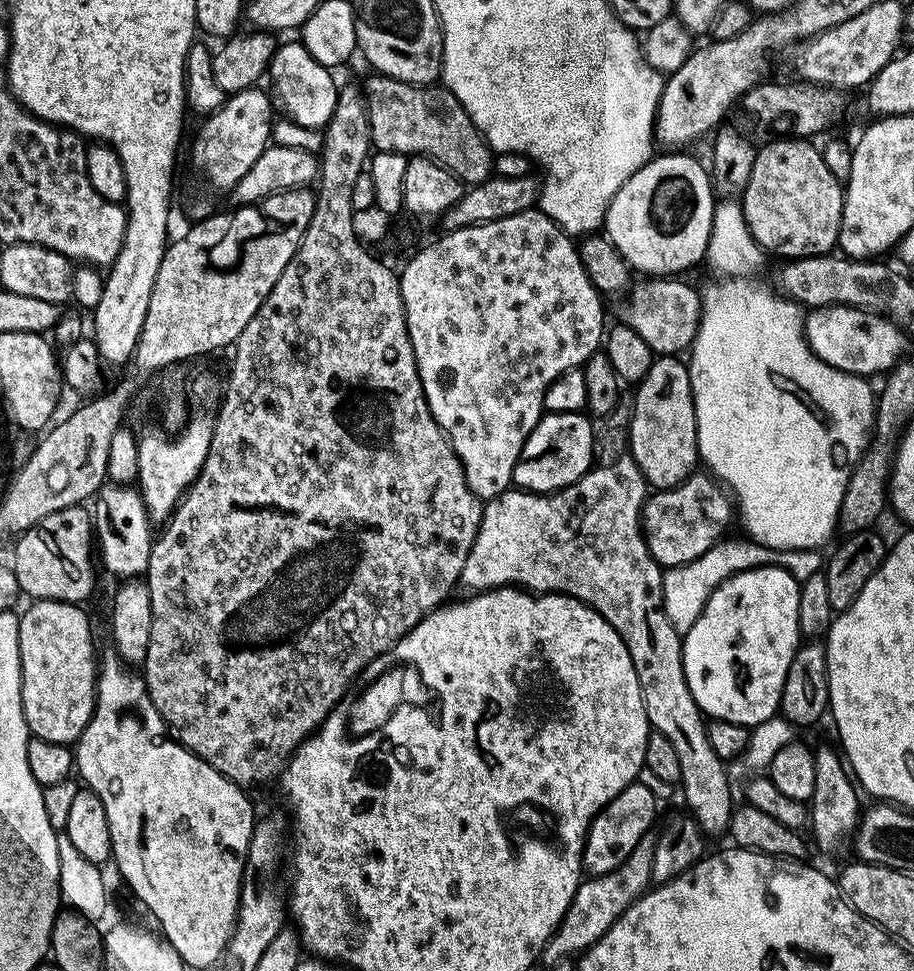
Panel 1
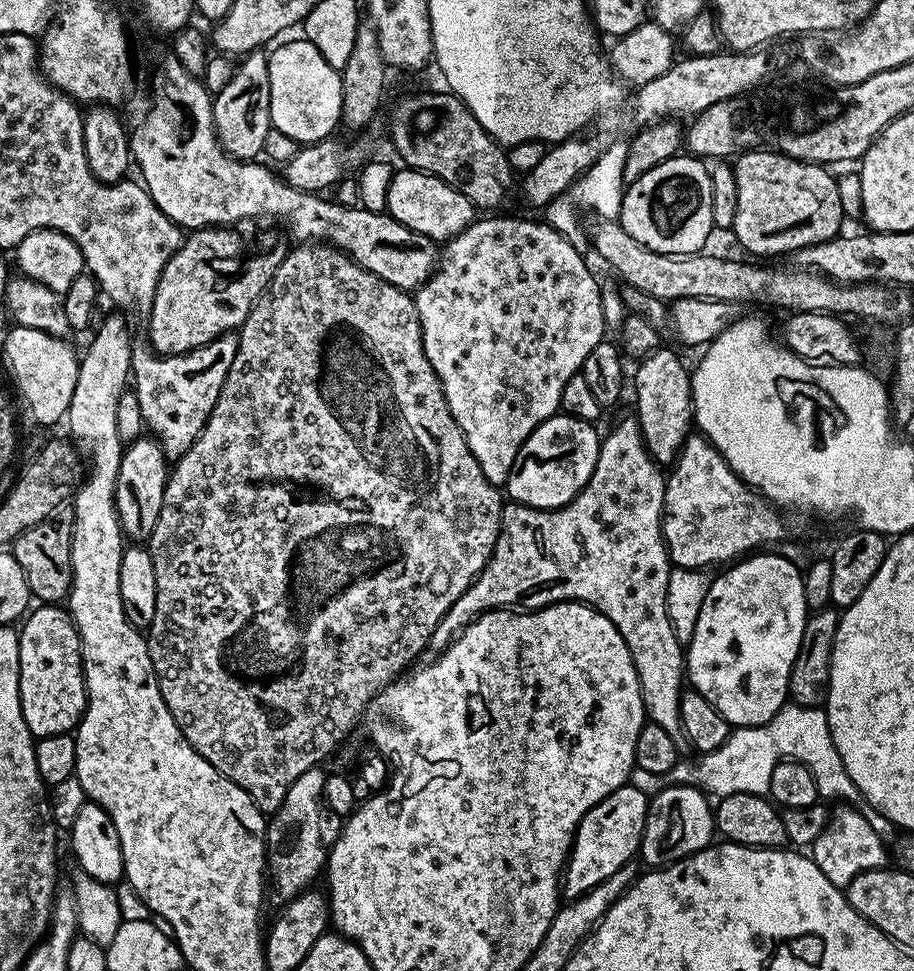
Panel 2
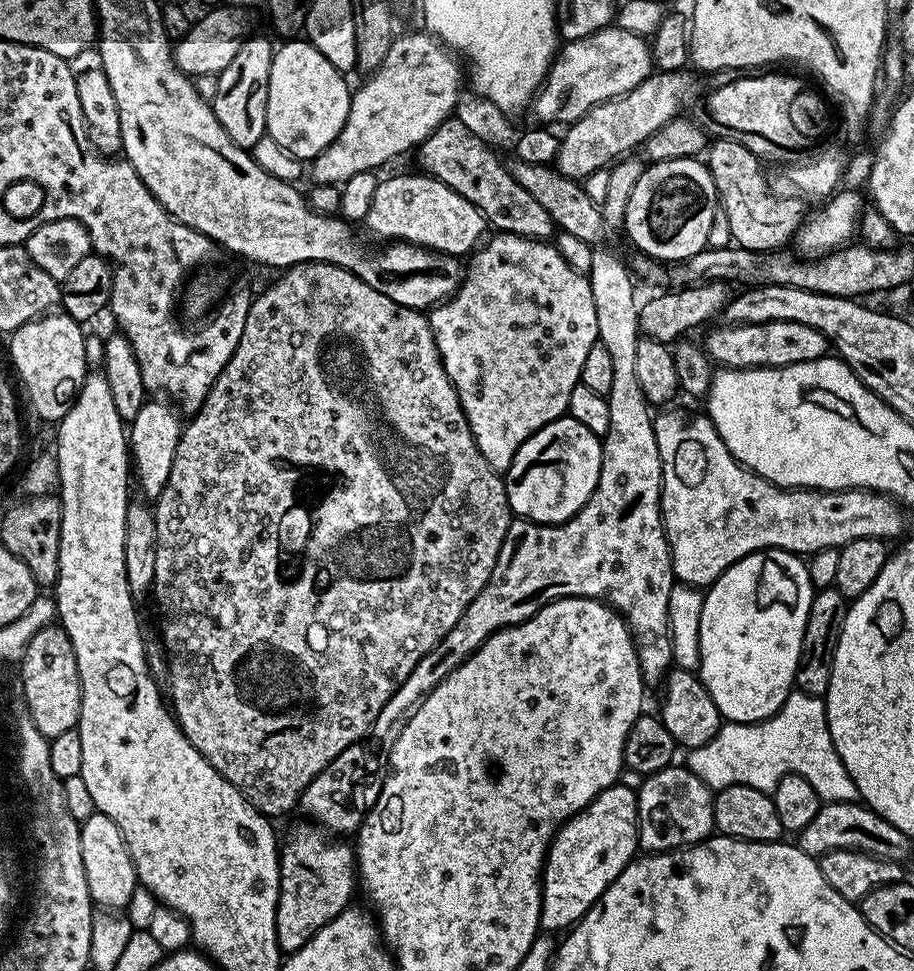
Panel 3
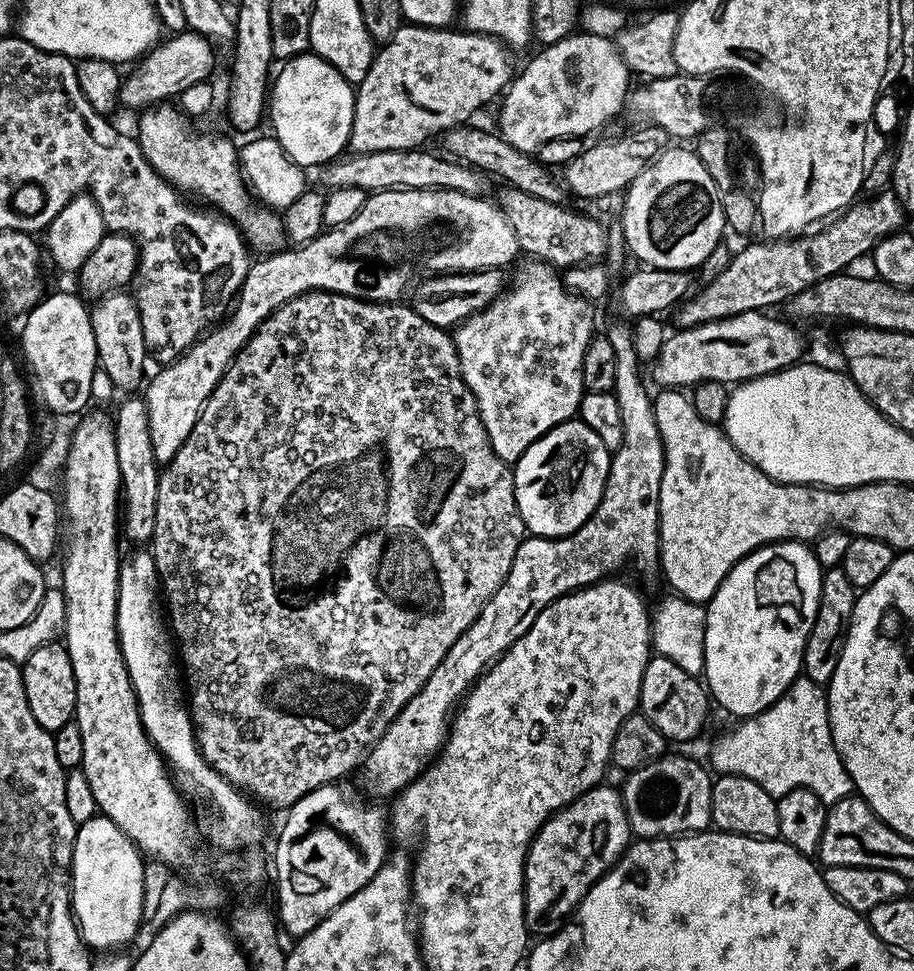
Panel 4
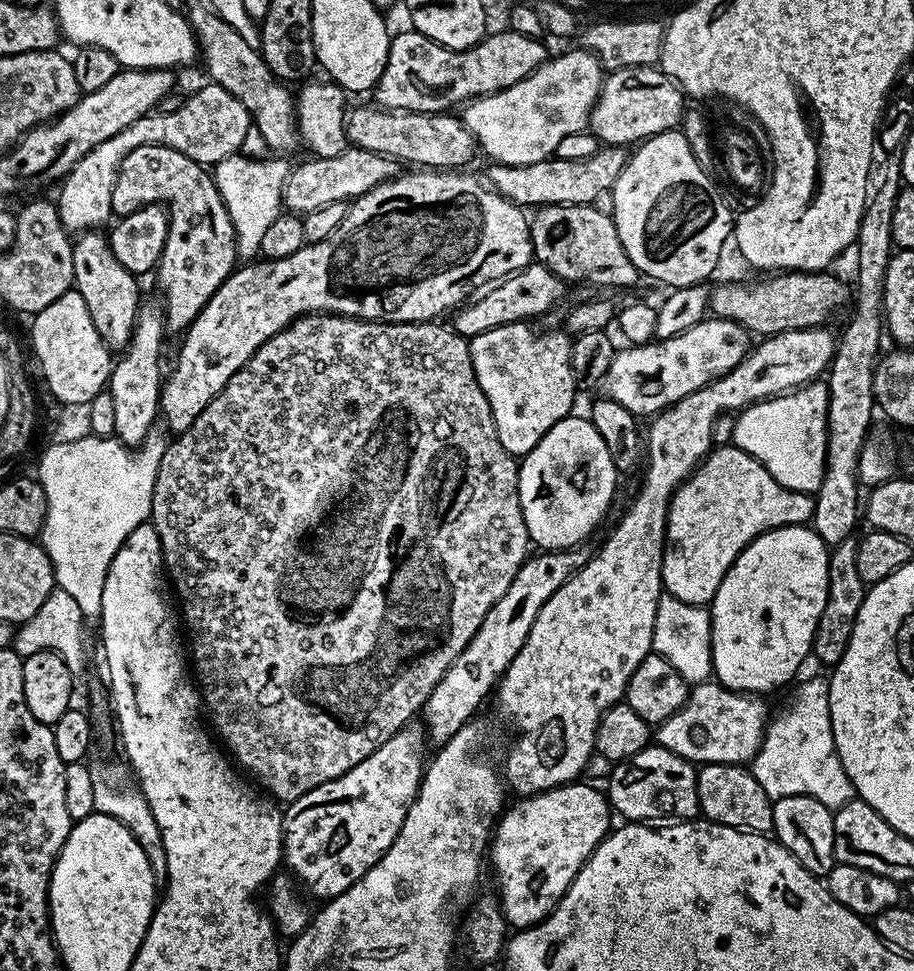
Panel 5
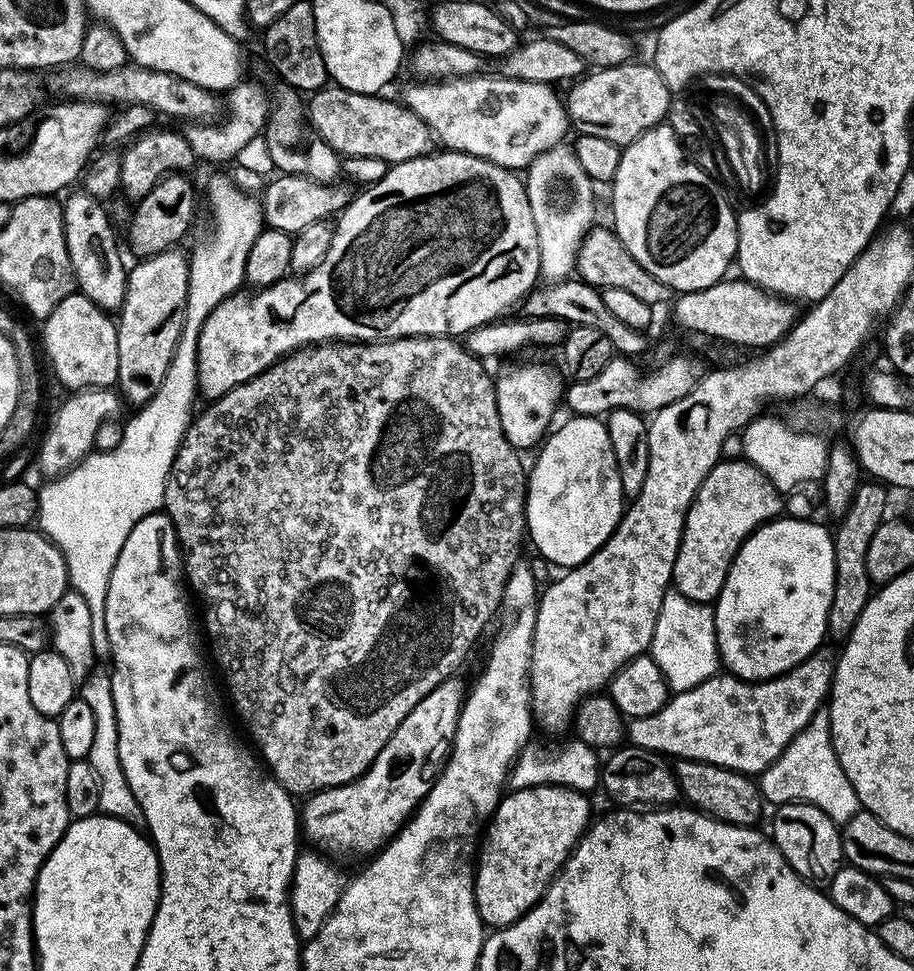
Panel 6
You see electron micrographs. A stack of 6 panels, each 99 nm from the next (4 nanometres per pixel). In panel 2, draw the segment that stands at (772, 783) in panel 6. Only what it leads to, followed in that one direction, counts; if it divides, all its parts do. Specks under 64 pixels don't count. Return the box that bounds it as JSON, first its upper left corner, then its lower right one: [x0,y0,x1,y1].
[670,702,889,836]

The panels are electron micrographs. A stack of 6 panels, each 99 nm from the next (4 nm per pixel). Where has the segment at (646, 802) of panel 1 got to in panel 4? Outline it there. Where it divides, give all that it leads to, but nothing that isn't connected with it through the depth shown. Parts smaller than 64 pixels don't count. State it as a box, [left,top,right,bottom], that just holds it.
[524,782,630,937]

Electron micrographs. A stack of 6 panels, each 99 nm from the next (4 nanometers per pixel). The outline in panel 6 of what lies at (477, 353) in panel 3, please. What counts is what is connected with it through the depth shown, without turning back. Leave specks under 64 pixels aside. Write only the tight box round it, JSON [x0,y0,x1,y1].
[495,364,562,450]

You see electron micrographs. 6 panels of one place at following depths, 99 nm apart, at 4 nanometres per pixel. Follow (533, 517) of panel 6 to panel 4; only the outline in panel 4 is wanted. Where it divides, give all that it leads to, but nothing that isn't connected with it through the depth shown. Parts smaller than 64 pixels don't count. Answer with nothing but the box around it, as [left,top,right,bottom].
[512,418,611,538]

